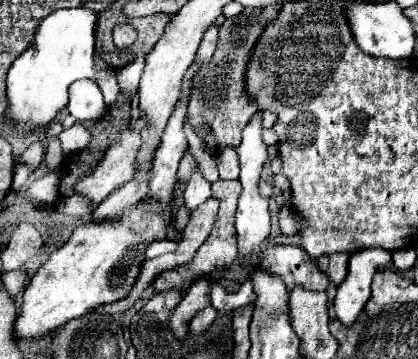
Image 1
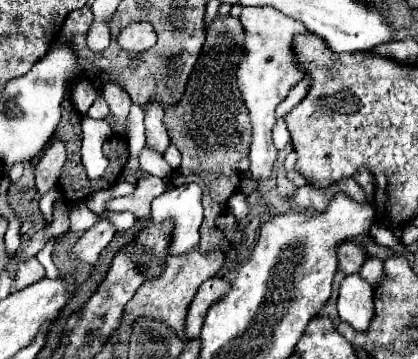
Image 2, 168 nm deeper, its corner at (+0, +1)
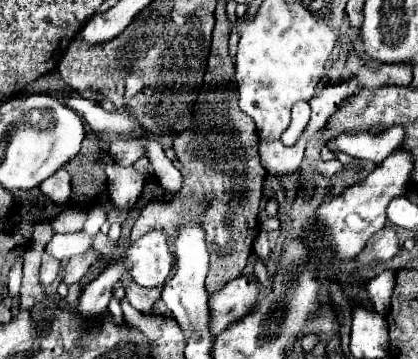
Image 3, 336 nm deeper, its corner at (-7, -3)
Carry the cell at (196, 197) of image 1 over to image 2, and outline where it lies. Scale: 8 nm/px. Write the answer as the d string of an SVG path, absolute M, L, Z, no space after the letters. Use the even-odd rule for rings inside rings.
M184 184L178 186L170 192L164 192L162 196L158 196L152 202L152 216L158 222L164 222L168 218L174 220L174 232L172 232L172 246L170 246L170 254L184 254L192 248L198 246L200 240L200 224L204 220L204 208L202 208L202 188L198 184Z

